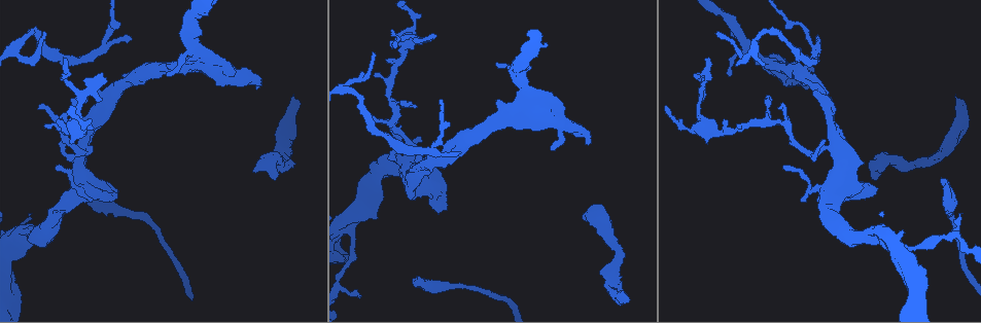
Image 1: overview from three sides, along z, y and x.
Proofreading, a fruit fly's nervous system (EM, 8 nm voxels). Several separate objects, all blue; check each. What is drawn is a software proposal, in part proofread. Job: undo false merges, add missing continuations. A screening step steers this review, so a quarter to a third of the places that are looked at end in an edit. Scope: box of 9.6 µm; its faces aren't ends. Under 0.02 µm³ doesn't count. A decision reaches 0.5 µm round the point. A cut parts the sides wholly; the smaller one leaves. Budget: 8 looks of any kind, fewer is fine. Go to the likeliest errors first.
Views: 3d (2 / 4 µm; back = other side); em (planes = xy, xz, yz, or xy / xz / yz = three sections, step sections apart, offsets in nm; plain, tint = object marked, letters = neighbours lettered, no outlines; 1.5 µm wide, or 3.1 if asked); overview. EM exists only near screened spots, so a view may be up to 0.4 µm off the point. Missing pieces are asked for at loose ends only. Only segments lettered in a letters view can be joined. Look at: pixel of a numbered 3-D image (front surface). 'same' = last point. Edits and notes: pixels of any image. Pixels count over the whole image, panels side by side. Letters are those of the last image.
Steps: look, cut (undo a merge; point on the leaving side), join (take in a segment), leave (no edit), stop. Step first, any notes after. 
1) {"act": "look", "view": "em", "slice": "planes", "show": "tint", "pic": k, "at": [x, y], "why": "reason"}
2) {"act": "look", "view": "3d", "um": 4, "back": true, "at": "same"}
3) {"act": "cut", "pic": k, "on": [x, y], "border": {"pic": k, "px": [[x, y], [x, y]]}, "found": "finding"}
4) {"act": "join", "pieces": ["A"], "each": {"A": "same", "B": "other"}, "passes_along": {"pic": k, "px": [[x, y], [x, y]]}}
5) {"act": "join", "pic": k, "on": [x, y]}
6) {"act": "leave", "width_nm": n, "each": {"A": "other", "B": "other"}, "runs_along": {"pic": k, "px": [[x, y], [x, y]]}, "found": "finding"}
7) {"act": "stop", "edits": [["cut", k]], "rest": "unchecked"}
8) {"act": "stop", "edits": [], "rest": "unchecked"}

{"act": "look", "view": "em", "slice": "planes", "show": "letters", "pic": 1, "at": [942, 178], "why": "an open end"}

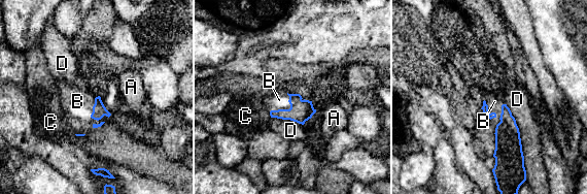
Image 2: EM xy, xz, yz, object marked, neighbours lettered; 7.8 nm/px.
{"act": "join", "pieces": ["B"], "each": {"A": "other", "B": "same", "C": "other", "D": "other"}, "passes_along": {"pic": 2, "px": [[99, 110], [91, 117], [77, 101]]}, "found": "it goes on there"}

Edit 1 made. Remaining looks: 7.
{"act": "look", "view": "em", "slice": "planes", "show": "letters", "pic": 1, "at": [955, 98], "why": "long arm stops here"}

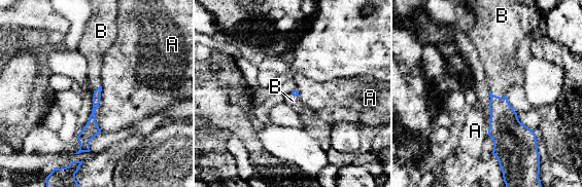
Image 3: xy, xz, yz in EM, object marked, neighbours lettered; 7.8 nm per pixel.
{"act": "join", "pieces": ["B"], "each": {"A": "other", "B": "same"}, "passes_along": {"pic": 3, "px": [[504, 125], [495, 96], [501, 73]]}, "found": "it goes on there"}

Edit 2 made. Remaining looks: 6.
{"act": "look", "view": "em", "slice": "planes", "show": "letters", "pic": 1, "at": [881, 172], "why": "an open end"}

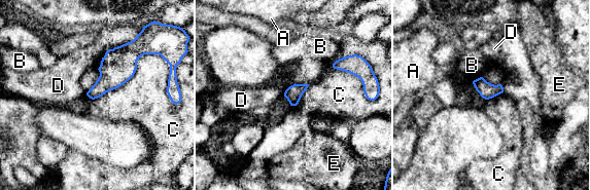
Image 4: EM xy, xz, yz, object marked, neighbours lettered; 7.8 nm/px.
{"act": "leave", "each": {"A": "other", "B": "other", "C": "other", "D": "other", "E": "other"}, "found": "none of them fits"}

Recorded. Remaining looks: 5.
{"act": "stop", "edits": [["join", 2], ["join", 3]], "rest": "unchecked"}

